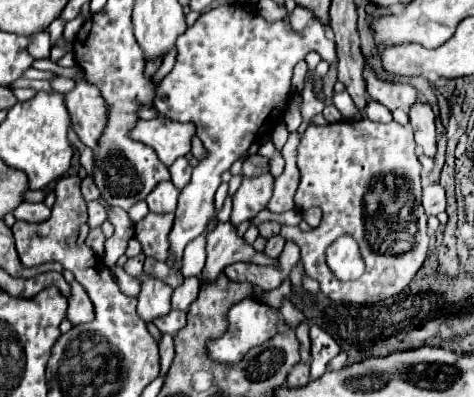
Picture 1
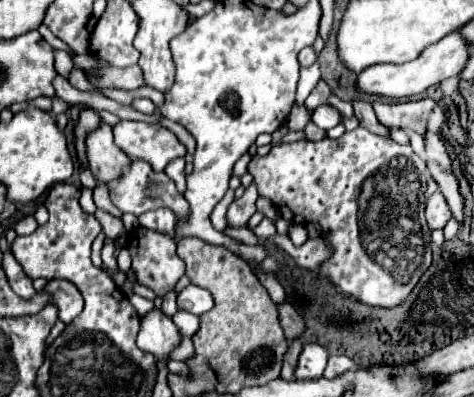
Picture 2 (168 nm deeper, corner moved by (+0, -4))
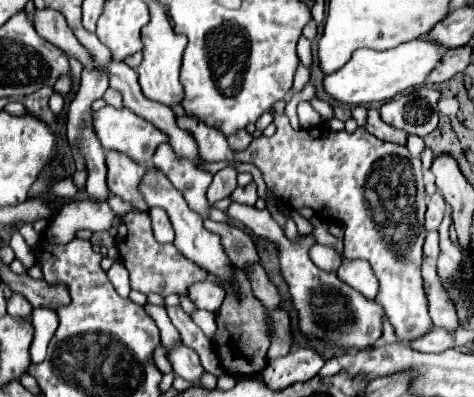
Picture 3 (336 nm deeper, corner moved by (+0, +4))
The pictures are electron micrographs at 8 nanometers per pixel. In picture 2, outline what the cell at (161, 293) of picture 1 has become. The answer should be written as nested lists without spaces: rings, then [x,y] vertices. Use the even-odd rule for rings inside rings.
[[[160,310],[150,312],[142,318],[140,334],[138,334],[138,348],[144,352],[154,354],[156,360],[170,360],[170,354],[180,344],[180,330],[174,326],[174,322],[164,316]]]

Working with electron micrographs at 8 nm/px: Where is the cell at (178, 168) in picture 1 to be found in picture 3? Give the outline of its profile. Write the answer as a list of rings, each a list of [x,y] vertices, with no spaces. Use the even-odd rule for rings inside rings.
[[[160,144],[158,152],[152,160],[170,182],[184,194],[188,206],[202,216],[202,220],[210,218],[210,204],[206,198],[206,190],[212,182],[212,174],[200,170],[196,164],[192,164],[188,158],[176,156],[170,144]]]

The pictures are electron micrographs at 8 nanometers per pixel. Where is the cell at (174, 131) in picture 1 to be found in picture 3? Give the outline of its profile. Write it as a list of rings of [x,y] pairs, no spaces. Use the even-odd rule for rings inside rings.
[[[114,106],[100,108],[98,112],[94,112],[94,130],[100,138],[102,148],[124,152],[132,160],[138,160],[138,164],[150,164],[156,148],[168,142],[168,136],[164,132],[160,132],[158,128],[154,128],[154,124],[150,124],[148,120],[144,120],[142,116],[134,114],[128,108],[114,108]]]

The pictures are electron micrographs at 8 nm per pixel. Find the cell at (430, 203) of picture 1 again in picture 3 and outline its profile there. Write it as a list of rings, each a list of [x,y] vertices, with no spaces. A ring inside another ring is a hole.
[[[436,192],[436,194],[430,196],[424,228],[426,228],[426,230],[438,230],[440,222],[444,220],[444,214],[446,214],[446,202],[444,202],[444,198]]]

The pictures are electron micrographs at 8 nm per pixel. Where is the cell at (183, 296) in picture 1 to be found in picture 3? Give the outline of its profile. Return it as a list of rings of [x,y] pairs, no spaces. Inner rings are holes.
[[[202,280],[202,282],[196,282],[188,288],[188,296],[196,304],[196,308],[214,312],[220,308],[226,292],[220,284],[212,282],[212,280]]]

